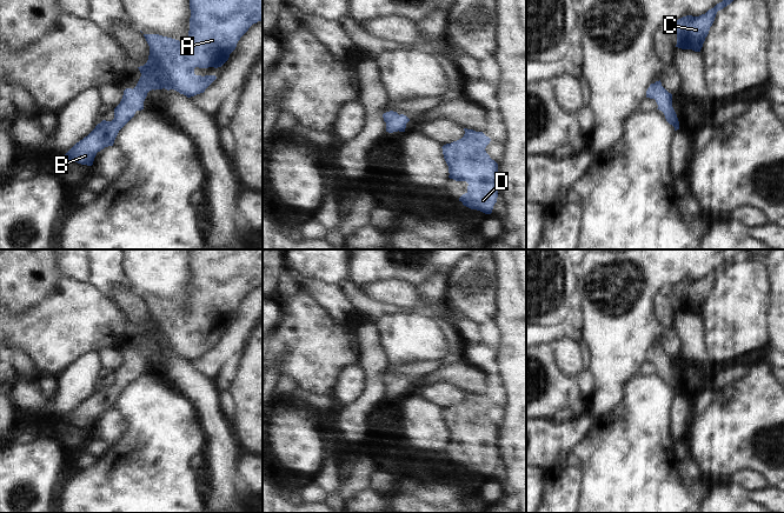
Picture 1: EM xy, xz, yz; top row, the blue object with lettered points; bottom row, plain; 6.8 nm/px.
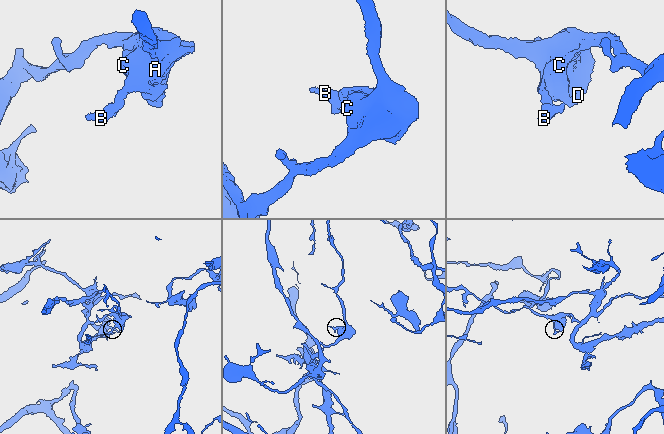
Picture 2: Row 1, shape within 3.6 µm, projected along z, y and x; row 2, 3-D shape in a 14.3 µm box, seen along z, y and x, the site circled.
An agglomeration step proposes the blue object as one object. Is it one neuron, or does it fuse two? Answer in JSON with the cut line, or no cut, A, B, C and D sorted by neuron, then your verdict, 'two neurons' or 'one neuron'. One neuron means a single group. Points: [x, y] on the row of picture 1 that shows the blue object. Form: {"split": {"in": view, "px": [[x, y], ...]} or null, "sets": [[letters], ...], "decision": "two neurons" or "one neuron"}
{"split": null, "sets": [["A", "B", "C", "D"]], "decision": "one neuron"}

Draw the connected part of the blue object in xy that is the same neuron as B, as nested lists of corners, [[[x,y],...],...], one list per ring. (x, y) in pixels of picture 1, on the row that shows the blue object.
[[[190,0],[190,9],[187,46],[185,47],[179,40],[159,34],[144,34],[150,46],[150,55],[147,62],[138,67],[141,76],[137,86],[124,91],[120,104],[114,108],[112,121],[102,120],[60,159],[92,166],[97,153],[105,147],[113,146],[119,131],[134,116],[137,111],[144,109],[144,101],[152,89],[174,89],[187,98],[204,93],[217,76],[195,75],[194,68],[221,67],[235,49],[240,38],[253,24],[263,20],[263,0]]]

